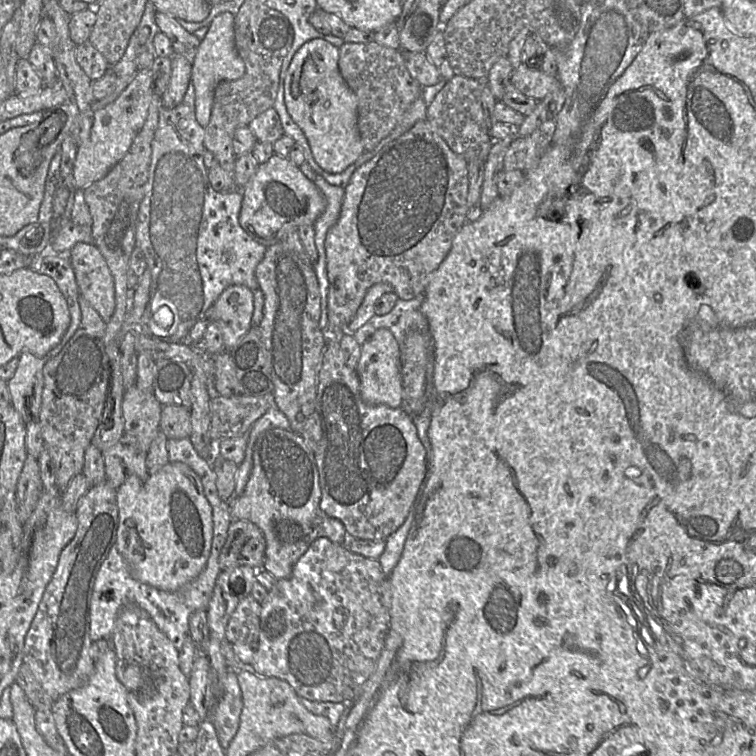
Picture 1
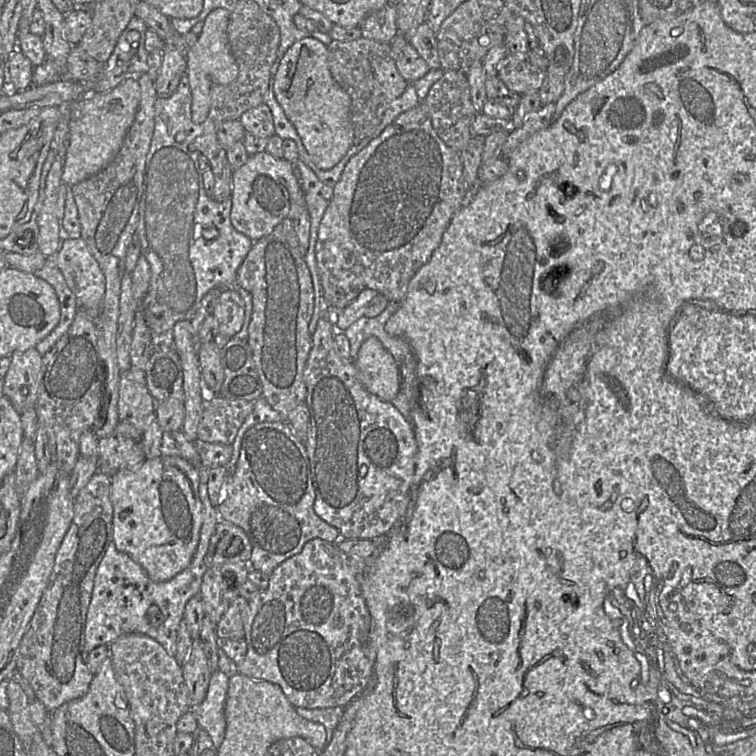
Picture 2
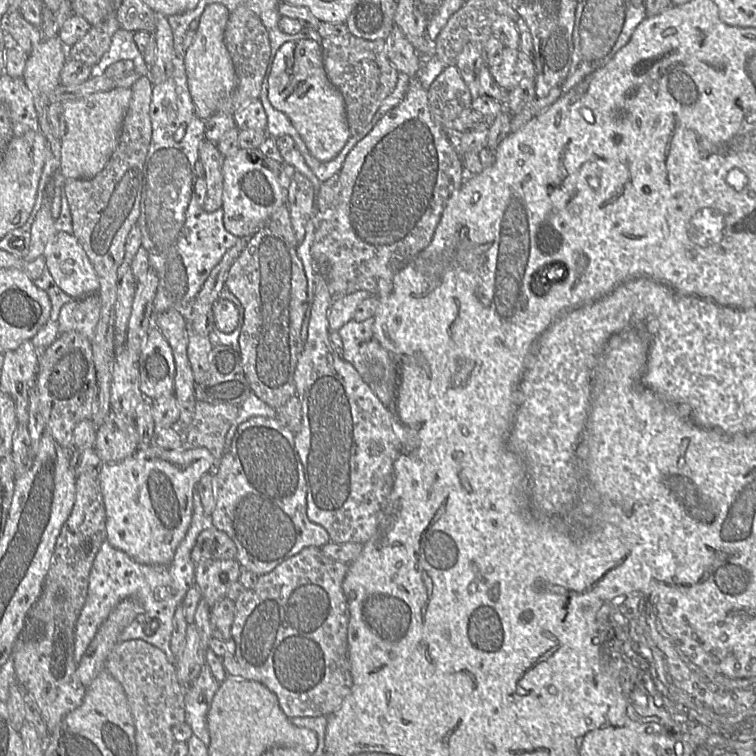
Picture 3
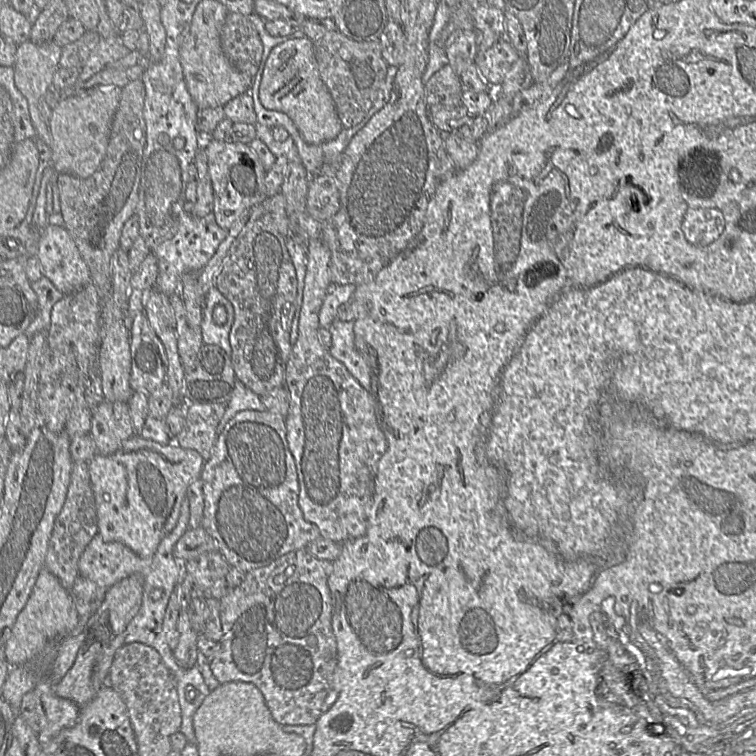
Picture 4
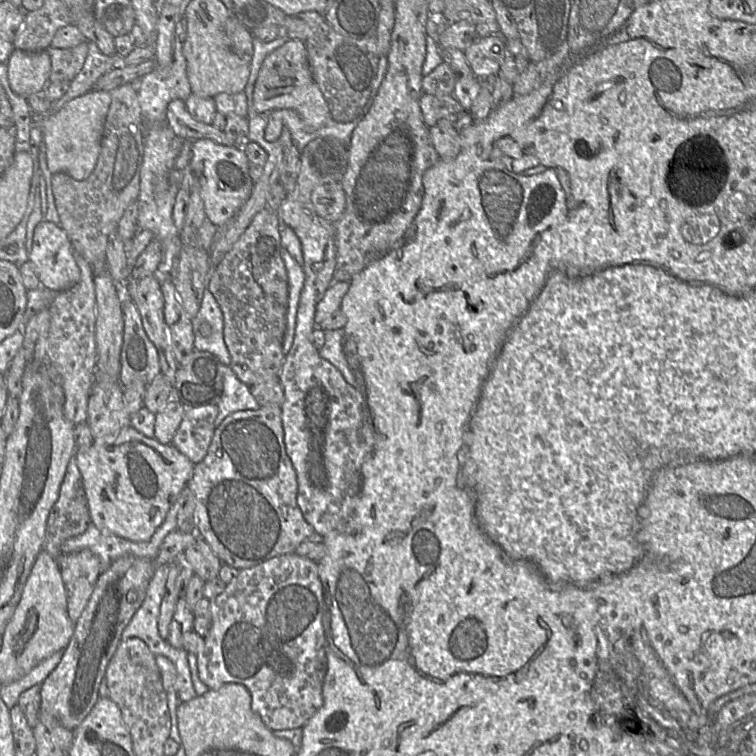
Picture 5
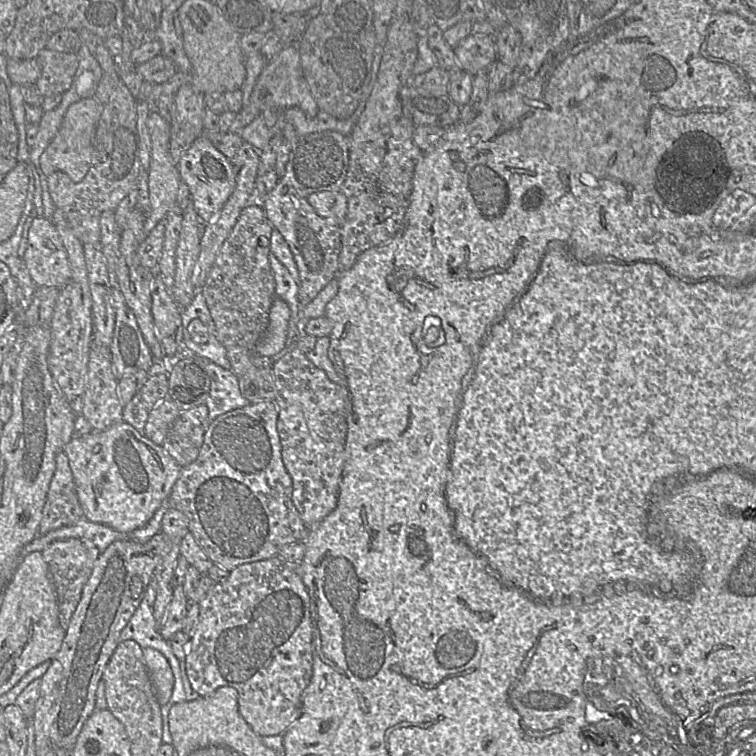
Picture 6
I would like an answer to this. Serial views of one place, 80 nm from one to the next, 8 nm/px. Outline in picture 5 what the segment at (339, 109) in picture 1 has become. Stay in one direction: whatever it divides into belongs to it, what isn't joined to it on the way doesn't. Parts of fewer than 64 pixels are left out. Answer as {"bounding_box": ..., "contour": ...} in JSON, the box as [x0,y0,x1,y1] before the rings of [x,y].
{"bounding_box":[253,40,333,132],"contour":[[[289,40],[265,58],[254,87],[253,107],[258,114],[280,109],[293,110],[309,132],[319,130],[333,120],[327,102],[313,79],[304,41]]]}

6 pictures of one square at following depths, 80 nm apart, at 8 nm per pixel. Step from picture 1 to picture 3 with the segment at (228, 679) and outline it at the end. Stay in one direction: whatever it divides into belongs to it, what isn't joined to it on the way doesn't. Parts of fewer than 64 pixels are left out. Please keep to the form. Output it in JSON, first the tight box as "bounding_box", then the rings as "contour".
{"bounding_box":[184,666,220,746],"contour":[[[204,666],[192,685],[184,690],[185,722],[206,746],[210,742],[207,713],[219,687],[220,683],[213,677],[210,669]]]}

